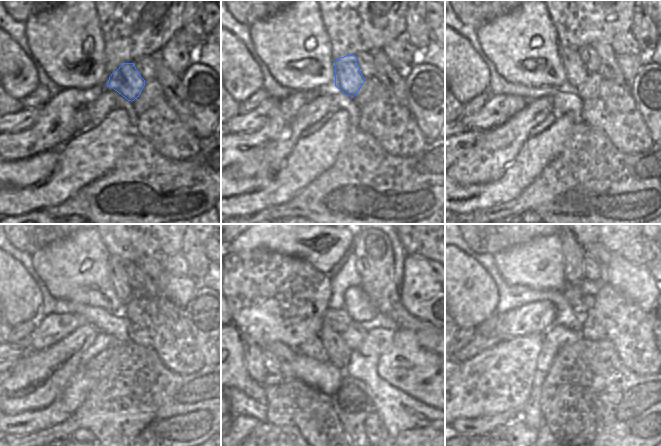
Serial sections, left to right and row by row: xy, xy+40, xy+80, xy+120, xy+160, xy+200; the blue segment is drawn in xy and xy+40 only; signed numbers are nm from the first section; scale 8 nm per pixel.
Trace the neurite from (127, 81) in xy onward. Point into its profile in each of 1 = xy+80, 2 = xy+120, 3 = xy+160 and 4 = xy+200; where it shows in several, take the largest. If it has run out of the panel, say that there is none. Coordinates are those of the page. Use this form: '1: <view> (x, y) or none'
1: xy+80 (575, 70)
2: xy+120 (118, 273)
3: xy+160 (345, 259)
4: xy+200 (573, 254)

